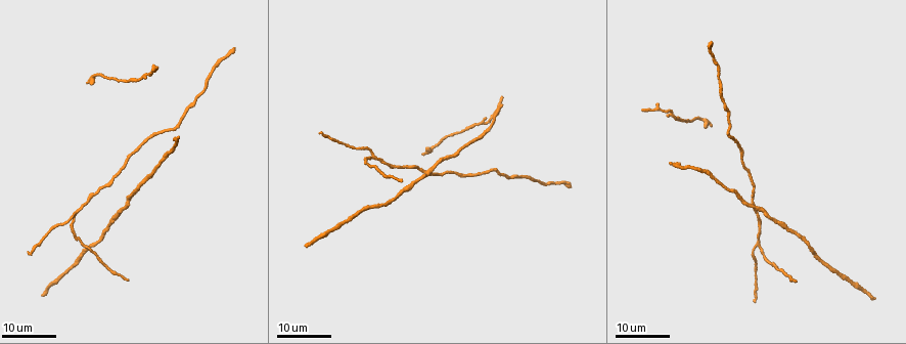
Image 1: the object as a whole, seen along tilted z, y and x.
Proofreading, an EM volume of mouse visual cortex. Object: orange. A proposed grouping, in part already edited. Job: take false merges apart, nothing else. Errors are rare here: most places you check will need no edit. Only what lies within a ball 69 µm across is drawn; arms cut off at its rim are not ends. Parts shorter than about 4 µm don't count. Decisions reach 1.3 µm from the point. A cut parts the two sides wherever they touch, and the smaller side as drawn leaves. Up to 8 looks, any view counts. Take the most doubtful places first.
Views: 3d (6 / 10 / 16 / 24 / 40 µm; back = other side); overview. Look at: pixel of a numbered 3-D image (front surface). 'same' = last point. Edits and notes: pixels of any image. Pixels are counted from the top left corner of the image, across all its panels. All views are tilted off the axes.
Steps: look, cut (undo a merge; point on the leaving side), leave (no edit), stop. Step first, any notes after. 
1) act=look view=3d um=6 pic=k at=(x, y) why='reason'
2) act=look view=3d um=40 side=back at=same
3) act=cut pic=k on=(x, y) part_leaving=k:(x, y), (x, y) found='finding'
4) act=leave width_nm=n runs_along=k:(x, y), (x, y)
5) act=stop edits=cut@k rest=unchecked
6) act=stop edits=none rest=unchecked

act=look view=3d um=16 pic=1 at=(482, 122) why='three-way junction'

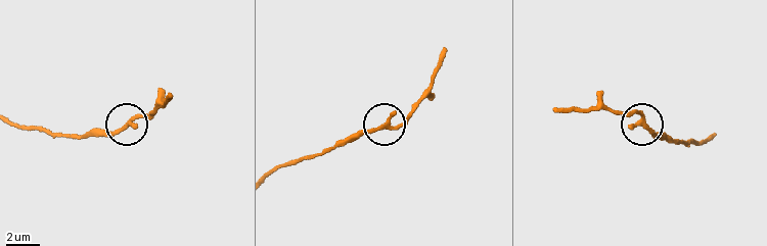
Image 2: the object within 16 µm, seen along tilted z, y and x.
act=look view=3d um=6 pic=2 at=(641, 116)

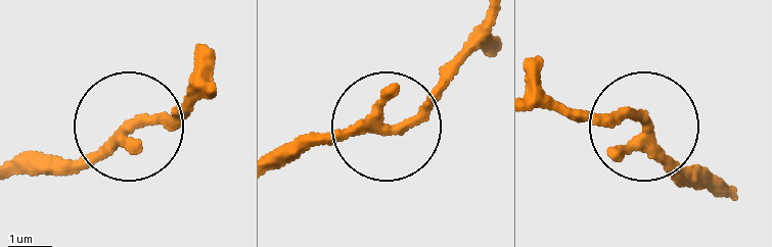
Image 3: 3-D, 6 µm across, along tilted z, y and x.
act=leave arms=3 found='continuous, no second neuron'

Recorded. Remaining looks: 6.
act=look view=3d um=24 pic=1 at=(372, 156) why='side arm on a straight run'

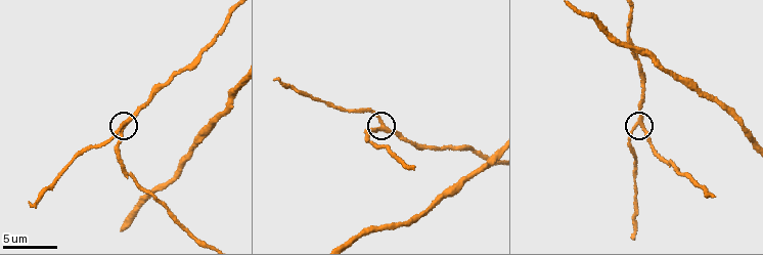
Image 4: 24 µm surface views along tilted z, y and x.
act=look view=3d um=10 pic=4 at=(636, 124)

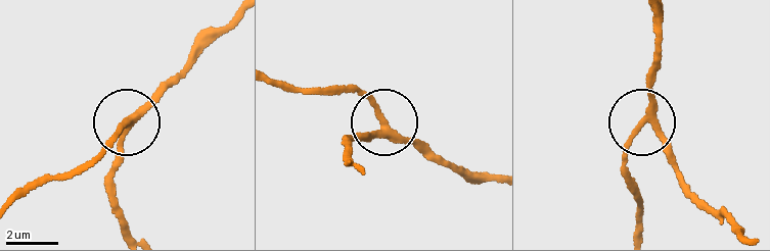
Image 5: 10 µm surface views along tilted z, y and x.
act=leave side_arm_um=13 arms=3 found='one neuron here'

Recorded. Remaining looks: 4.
act=look view=3d um=10 pic=4 at=(196, 61)

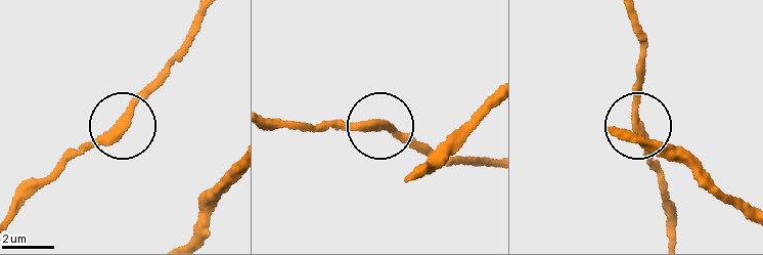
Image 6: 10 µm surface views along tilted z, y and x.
act=leave width_nm=330 found='one neuron here'

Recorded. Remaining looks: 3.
act=look view=3d um=10 pic=4 at=(610, 36)

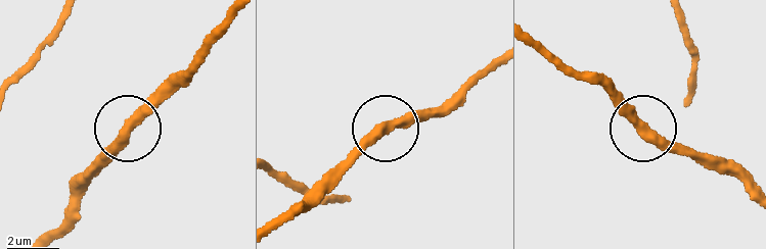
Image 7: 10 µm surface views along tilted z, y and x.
act=leave runs_along=7:(385, 132), (340, 168) found='continuous, no second neuron'

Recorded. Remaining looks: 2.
act=stop edits=none rest=unchecked

